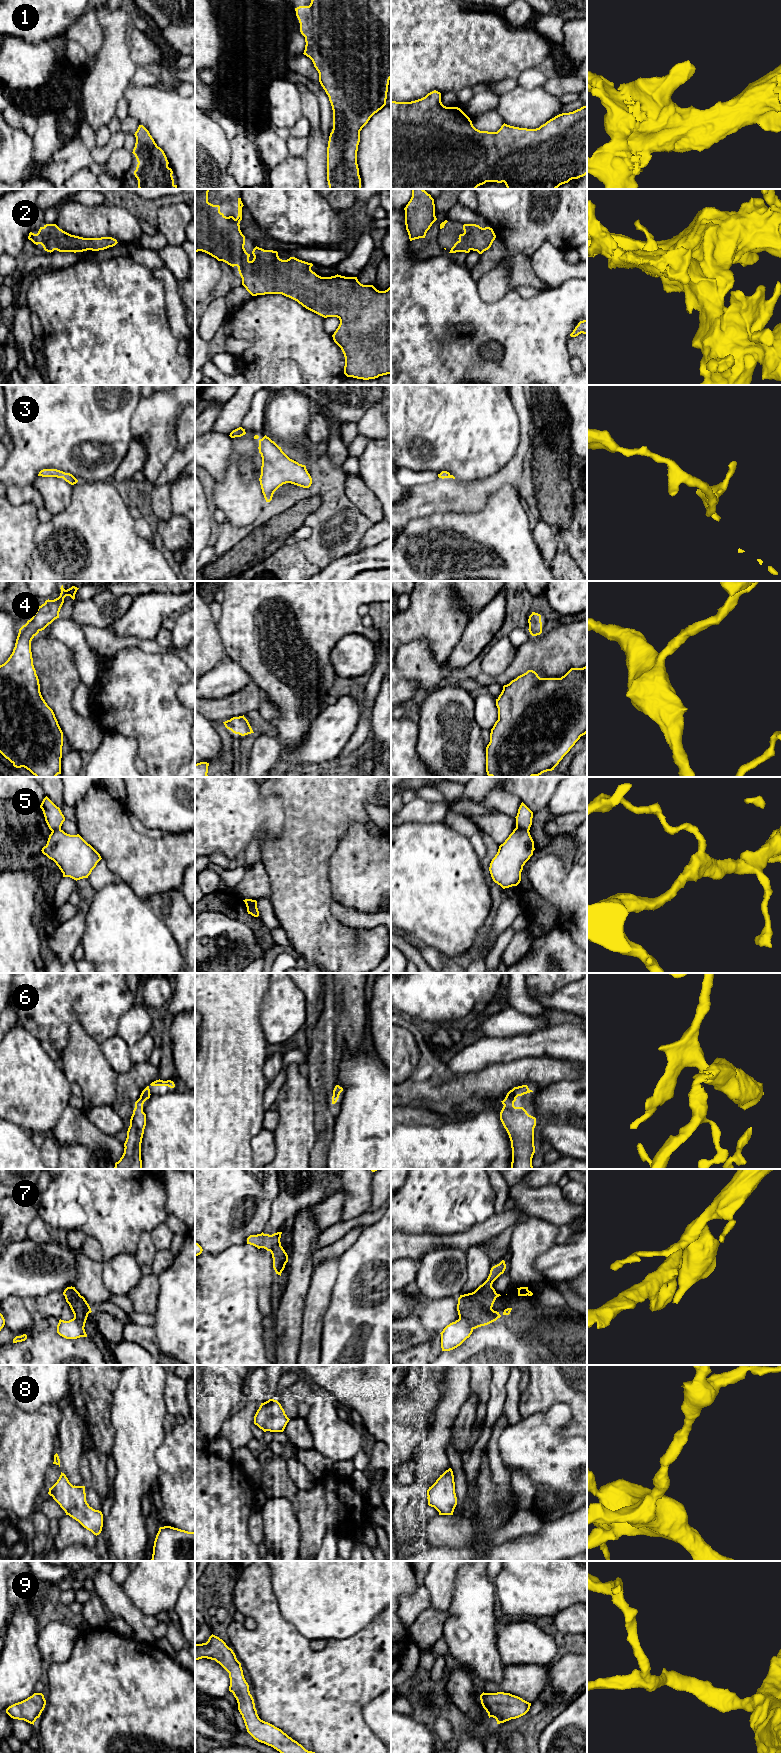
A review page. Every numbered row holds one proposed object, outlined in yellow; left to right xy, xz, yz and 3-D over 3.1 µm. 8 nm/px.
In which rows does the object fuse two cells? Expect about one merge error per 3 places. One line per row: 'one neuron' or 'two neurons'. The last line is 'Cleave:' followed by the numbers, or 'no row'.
1: one neuron
2: one neuron
3: one neuron
4: one neuron
5: two neurons
6: one neuron
7: two neurons
8: one neuron
9: one neuron
Cleave: 5, 7

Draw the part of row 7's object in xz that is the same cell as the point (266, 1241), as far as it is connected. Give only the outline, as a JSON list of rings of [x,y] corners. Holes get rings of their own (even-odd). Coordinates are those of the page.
[[[262,1232],[261,1234],[250,1235],[247,1238],[247,1244],[253,1245],[258,1249],[264,1248],[267,1251],[271,1251],[279,1242],[279,1233],[280,1232],[269,1235]]]

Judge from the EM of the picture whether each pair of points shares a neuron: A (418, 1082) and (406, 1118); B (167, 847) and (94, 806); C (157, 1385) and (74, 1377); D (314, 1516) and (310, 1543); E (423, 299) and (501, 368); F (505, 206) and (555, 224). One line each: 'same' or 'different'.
A: different
B: same
C: different
D: same
E: same
F: same

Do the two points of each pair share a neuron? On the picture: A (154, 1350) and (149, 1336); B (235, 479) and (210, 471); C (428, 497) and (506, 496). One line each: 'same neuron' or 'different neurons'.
A: same neuron
B: different neurons
C: different neurons

